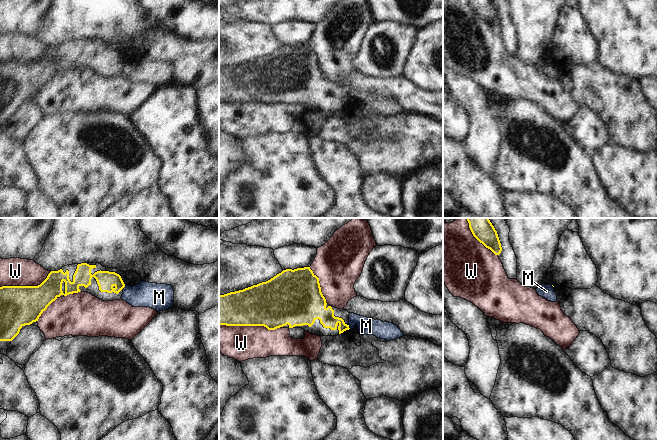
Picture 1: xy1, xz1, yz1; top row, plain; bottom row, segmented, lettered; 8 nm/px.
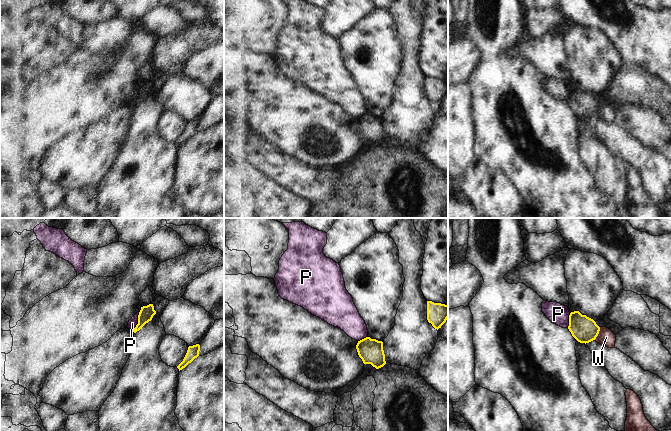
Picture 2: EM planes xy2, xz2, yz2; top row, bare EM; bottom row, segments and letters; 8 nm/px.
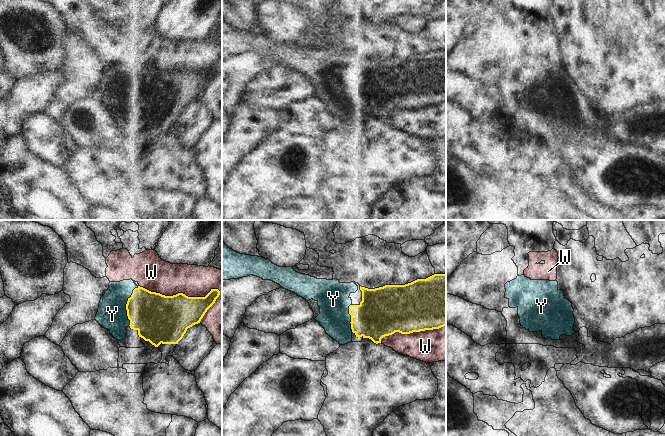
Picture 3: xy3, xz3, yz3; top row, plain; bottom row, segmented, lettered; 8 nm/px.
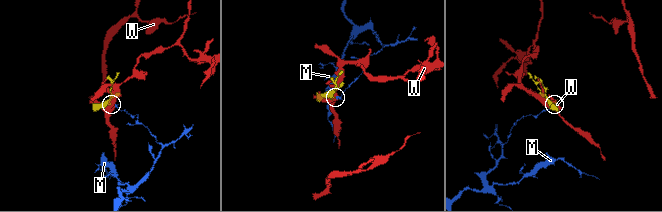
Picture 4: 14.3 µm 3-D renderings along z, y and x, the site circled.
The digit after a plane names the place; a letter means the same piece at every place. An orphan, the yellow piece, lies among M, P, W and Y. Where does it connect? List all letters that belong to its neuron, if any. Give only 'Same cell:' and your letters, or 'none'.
Same cell: Y

